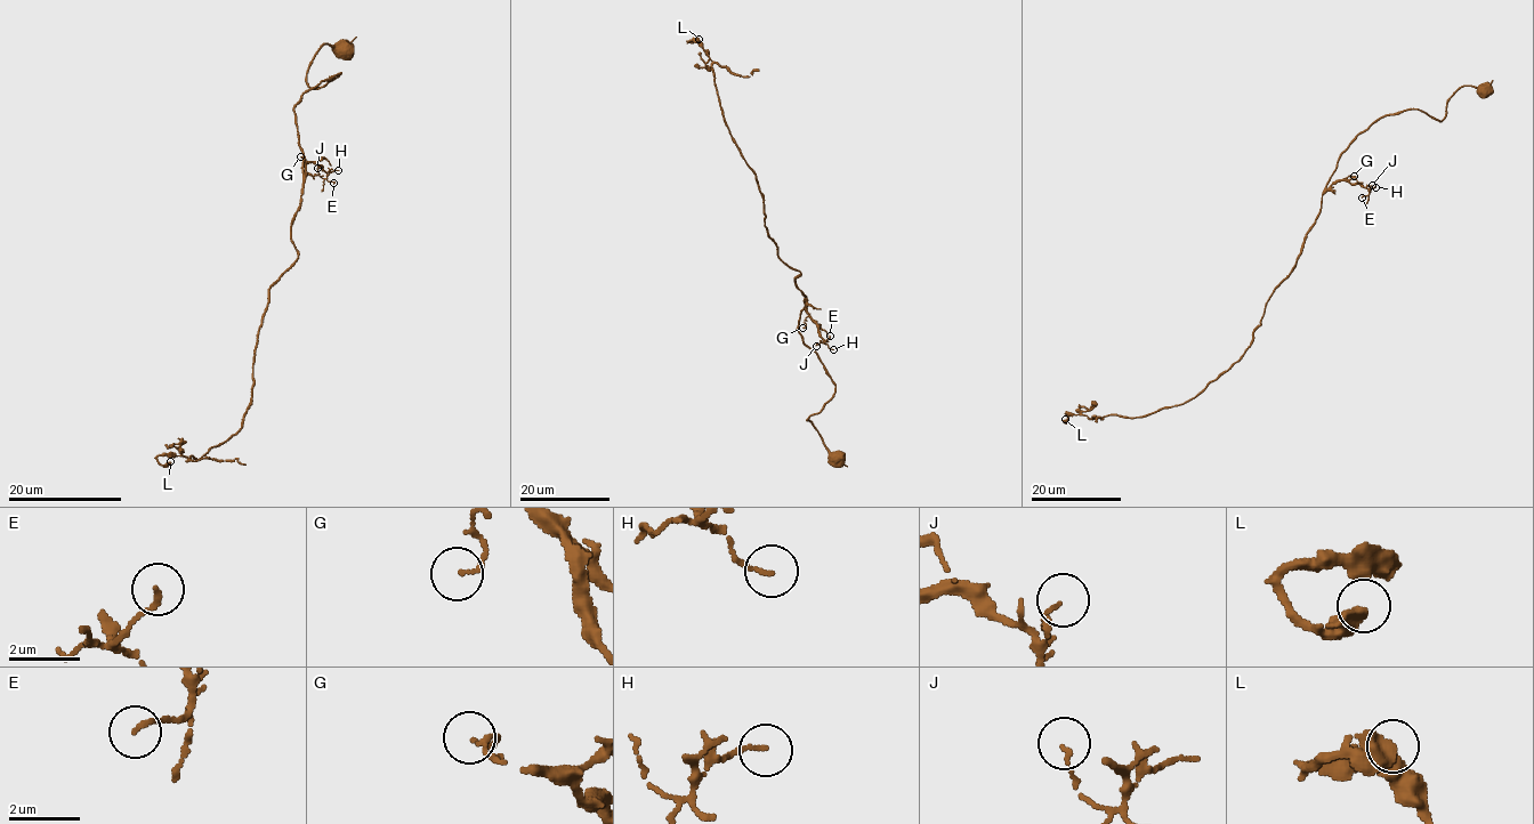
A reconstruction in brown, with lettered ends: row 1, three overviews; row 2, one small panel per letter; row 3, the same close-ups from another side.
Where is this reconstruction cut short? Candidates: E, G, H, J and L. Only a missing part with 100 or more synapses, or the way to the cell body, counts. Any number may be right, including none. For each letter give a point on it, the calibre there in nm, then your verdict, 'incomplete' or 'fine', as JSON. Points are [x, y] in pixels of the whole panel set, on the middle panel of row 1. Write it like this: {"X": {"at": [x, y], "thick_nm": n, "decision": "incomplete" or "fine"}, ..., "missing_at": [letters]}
{"E": {"at": [830, 336], "thick_nm": 150, "decision": "fine"}, "G": {"at": [802, 328], "thick_nm": 120, "decision": "fine"}, "H": {"at": [833, 349], "thick_nm": 120, "decision": "fine"}, "J": {"at": [816, 346], "thick_nm": 100, "decision": "fine"}, "L": {"at": [699, 39], "thick_nm": 460, "decision": "fine"}, "missing_at": []}

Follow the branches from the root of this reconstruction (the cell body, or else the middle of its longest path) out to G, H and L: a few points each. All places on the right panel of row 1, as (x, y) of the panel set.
G: (1483, 90), (1461, 87), (1448, 99), (1440, 121), (1419, 108), (1382, 115), (1341, 154), (1326, 187), (1354, 176)
H: (1483, 90), (1461, 87), (1440, 121), (1406, 108), (1363, 130), (1341, 154), (1326, 187), (1341, 180), (1375, 187)
L: (1483, 90), (1461, 87), (1440, 121), (1406, 108), (1356, 137), (1251, 345), (1201, 392), (1143, 417), (1065, 419)

